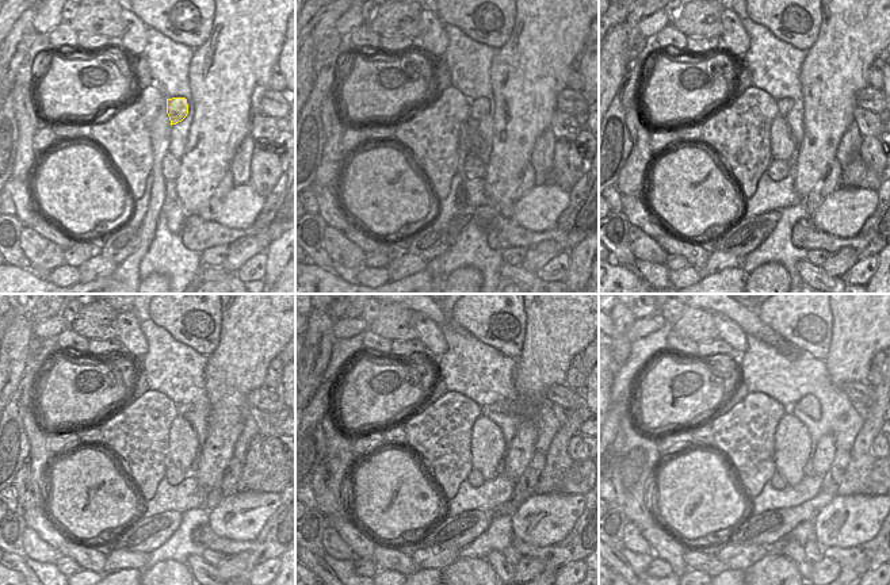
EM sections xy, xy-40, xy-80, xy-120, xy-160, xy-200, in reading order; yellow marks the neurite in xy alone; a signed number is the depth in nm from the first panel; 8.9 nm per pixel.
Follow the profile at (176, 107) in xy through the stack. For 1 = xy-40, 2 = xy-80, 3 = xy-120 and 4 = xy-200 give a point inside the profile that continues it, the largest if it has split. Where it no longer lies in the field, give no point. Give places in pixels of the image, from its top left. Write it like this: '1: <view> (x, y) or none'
1: xy-40 (480, 107)
2: xy-80 (785, 104)
3: xy-120 (182, 408)
4: xy-200 (810, 405)

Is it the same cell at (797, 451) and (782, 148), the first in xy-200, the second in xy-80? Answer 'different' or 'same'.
same

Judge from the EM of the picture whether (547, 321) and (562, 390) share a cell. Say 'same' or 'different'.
different

